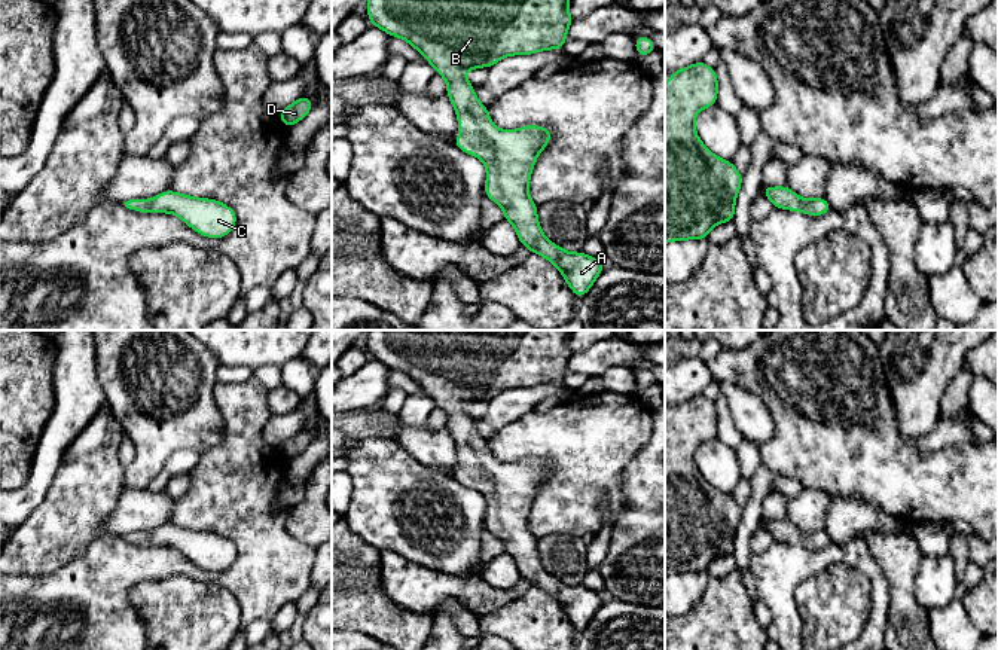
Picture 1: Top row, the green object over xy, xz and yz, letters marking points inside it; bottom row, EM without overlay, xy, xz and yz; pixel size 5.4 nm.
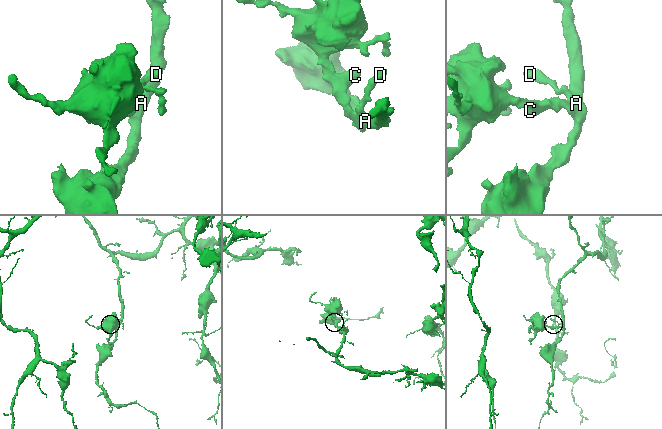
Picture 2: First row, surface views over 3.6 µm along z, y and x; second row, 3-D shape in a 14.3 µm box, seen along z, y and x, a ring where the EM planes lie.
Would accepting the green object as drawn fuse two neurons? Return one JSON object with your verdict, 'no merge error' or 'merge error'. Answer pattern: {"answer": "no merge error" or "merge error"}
{"answer": "no merge error"}

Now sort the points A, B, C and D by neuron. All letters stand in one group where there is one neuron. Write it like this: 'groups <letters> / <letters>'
groups A B C D

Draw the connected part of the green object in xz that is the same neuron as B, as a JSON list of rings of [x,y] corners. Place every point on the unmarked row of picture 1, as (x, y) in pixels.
[[[369,330],[369,357],[411,376],[448,415],[446,427],[455,442],[461,469],[454,477],[486,498],[485,530],[497,535],[519,570],[519,577],[552,595],[574,629],[582,632],[607,595],[586,586],[571,586],[550,576],[537,553],[538,538],[528,530],[528,516],[540,485],[549,477],[552,463],[528,458],[497,463],[486,439],[474,430],[474,419],[463,408],[476,400],[491,402],[509,388],[529,388],[547,382],[564,384],[573,351],[570,330]]]

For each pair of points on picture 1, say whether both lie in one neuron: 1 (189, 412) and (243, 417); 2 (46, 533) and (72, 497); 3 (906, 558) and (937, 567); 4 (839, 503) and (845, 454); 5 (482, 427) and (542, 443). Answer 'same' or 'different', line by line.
1: different
2: same
3: different
4: different
5: different

